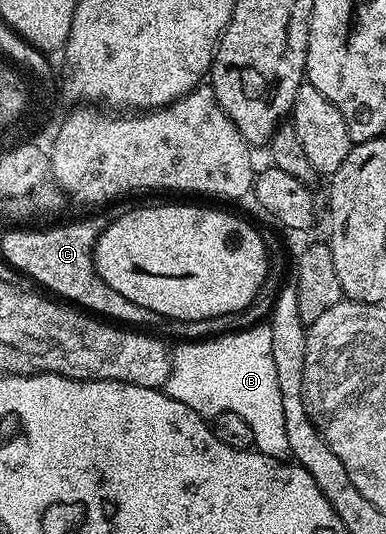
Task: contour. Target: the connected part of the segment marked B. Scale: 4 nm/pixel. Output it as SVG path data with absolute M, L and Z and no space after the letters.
M267 324L252 326L249 330L238 331L237 334L224 334L221 338L210 339L209 342L184 342L177 350L173 349L171 355L172 371L162 387L165 394L178 400L178 404L186 404L186 408L194 408L194 412L198 412L206 420L214 419L222 412L238 412L238 416L242 416L242 420L246 420L246 424L250 424L250 432L254 432L252 445L259 453L281 460L289 457L290 440L286 440L286 423L282 413L282 392L278 392L278 375L274 373L274 356L270 356L270 328Z

